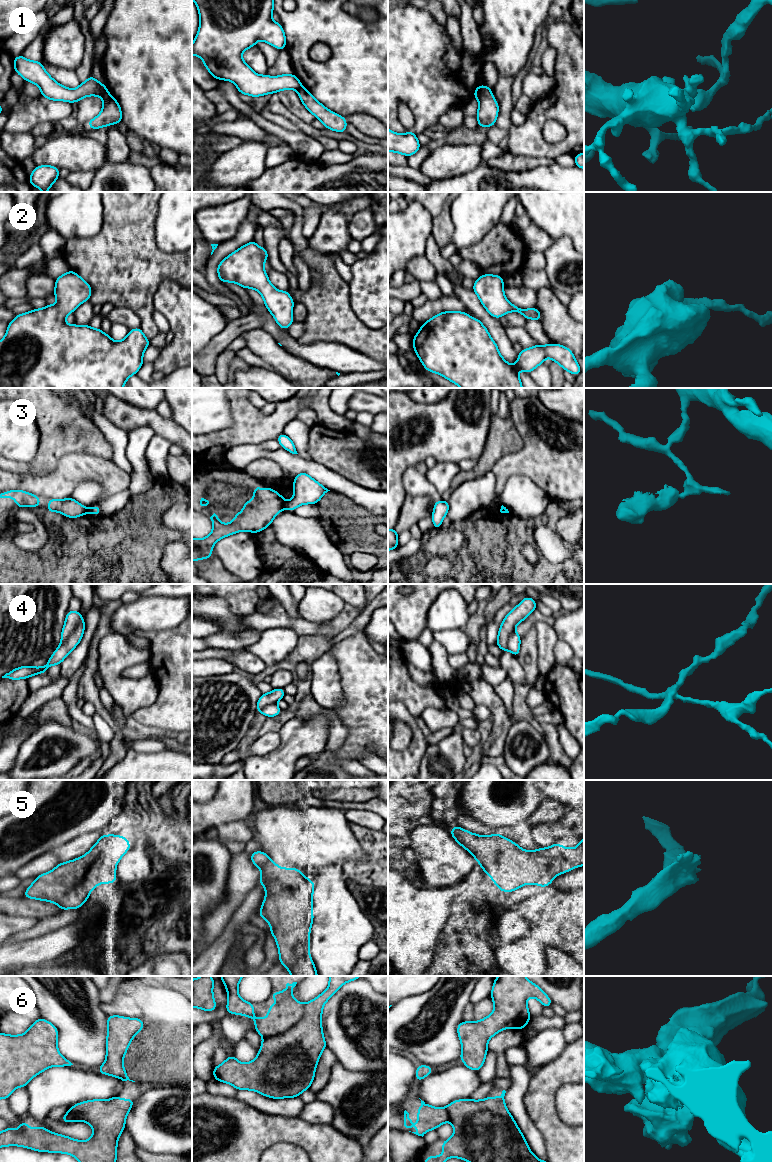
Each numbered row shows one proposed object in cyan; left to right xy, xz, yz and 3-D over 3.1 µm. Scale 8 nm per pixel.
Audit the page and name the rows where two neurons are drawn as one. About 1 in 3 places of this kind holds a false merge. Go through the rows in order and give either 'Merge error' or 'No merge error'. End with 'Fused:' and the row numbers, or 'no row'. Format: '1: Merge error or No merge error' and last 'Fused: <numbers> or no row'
1: Merge error
2: No merge error
3: Merge error
4: Merge error
5: No merge error
6: No merge error
Fused: 1, 3, 4

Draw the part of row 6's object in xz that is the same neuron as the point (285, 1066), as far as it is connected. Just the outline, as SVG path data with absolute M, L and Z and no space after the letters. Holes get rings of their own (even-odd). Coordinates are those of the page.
M221 976L222 982L228 994L226 1012L252 1018L255 1023L255 1030L262 1037L263 1041L258 1051L257 1057L249 1063L239 1062L234 1055L227 1057L226 1060L213 1068L213 1077L215 1080L225 1082L234 1086L237 1090L252 1090L263 1096L281 1099L298 1097L303 1091L310 1088L315 1077L316 1066L319 1062L322 1051L327 1048L322 1030L322 1010L325 1003L338 991L338 989L347 982L361 978L362 976L329 976L328 988L313 1000L305 1005L292 997L293 988L297 982L287 983L283 992L271 992L270 996L277 1001L276 1005L268 1007L267 1018L254 1017L254 1003L246 1002L238 994L240 980L244 976Z

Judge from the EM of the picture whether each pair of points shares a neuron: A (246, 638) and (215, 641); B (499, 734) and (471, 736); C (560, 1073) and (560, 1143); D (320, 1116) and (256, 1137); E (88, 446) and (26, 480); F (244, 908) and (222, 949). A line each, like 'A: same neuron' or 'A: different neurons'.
A: same neuron
B: different neurons
C: same neuron
D: different neurons
E: different neurons
F: same neuron

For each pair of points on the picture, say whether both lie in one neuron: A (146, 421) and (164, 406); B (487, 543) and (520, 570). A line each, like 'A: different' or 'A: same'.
A: different
B: same

